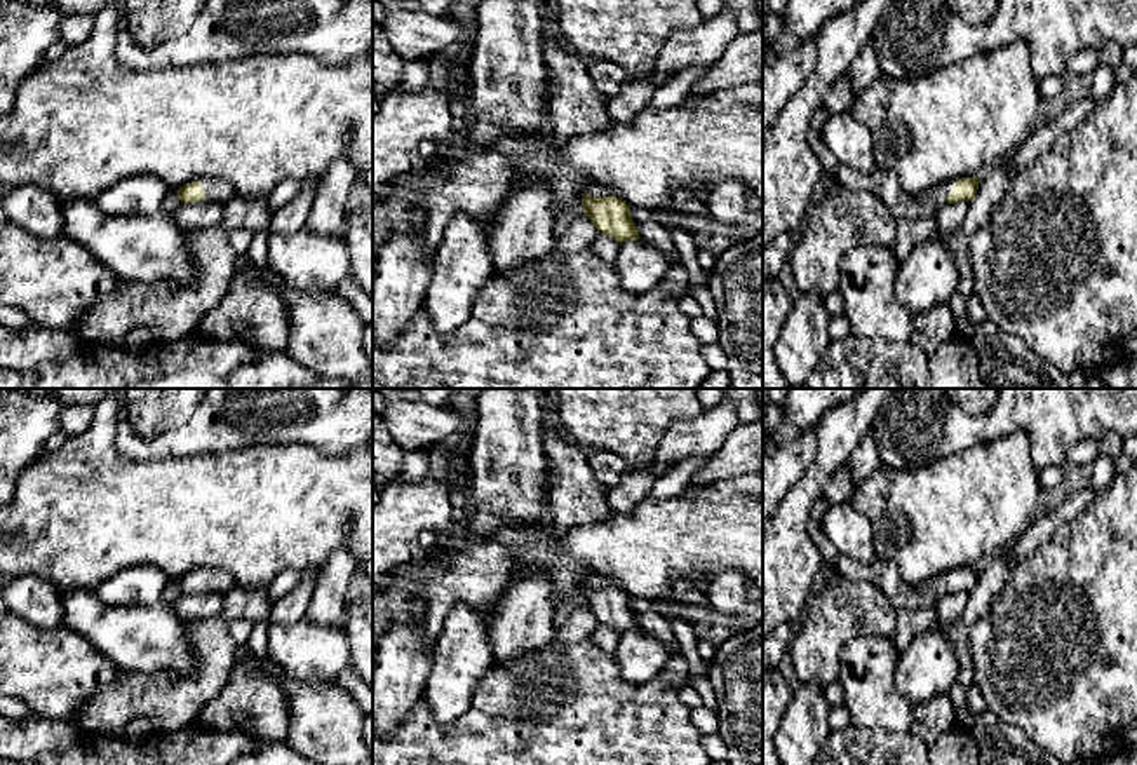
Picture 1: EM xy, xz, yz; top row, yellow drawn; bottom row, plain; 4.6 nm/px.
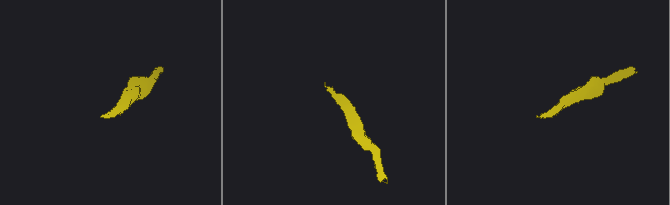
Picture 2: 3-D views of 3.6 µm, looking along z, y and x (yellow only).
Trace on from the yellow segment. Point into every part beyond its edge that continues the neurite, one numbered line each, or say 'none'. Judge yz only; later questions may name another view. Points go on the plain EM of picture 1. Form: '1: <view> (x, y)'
1: yz (881, 574)

